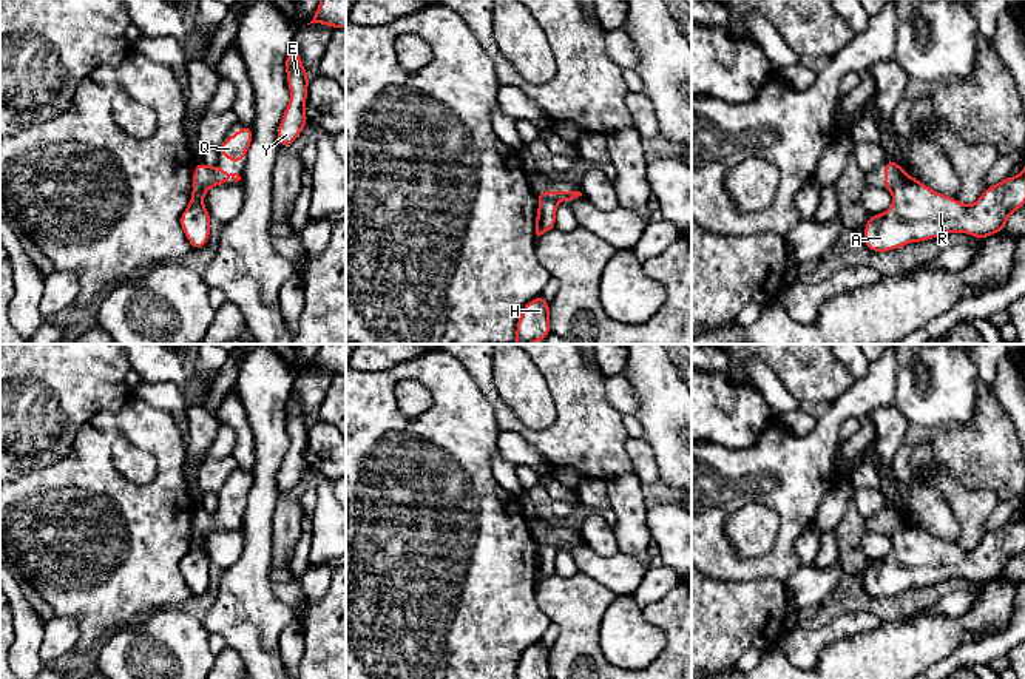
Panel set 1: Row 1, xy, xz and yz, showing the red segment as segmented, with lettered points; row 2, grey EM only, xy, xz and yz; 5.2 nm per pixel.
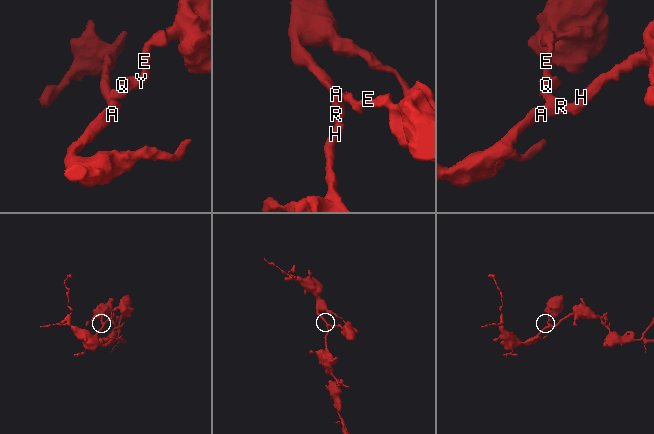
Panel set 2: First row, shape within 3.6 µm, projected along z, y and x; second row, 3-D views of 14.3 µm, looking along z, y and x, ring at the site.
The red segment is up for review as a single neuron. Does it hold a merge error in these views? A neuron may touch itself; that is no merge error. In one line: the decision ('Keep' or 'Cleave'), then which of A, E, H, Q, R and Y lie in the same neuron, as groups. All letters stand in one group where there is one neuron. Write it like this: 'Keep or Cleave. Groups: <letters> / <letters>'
Keep. Groups: A E H Q R Y

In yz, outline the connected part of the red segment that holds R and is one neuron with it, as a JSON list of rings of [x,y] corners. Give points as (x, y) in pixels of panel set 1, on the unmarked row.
[[[888,505],[885,509],[885,535],[892,539],[892,551],[881,560],[871,560],[863,586],[871,597],[889,597],[909,588],[922,588],[943,582],[946,579],[968,579],[985,585],[1005,574],[1006,565],[1025,551],[1025,512],[1014,523],[1005,523],[999,529],[983,535],[982,542],[973,551],[963,551],[957,543],[948,543],[922,529],[918,525],[906,520],[897,508]]]

